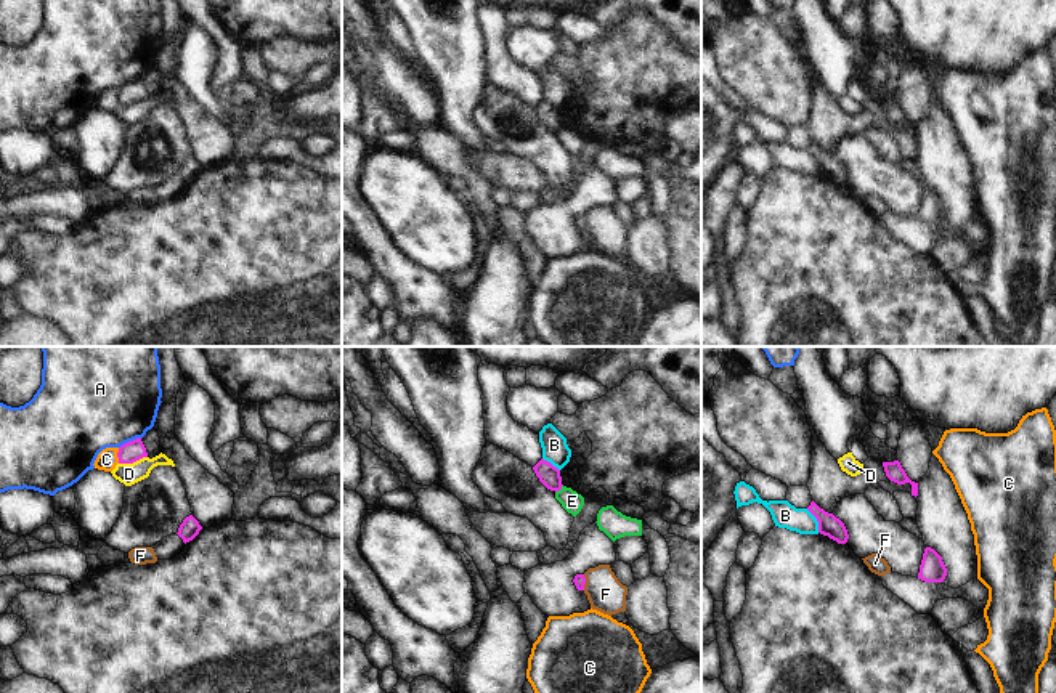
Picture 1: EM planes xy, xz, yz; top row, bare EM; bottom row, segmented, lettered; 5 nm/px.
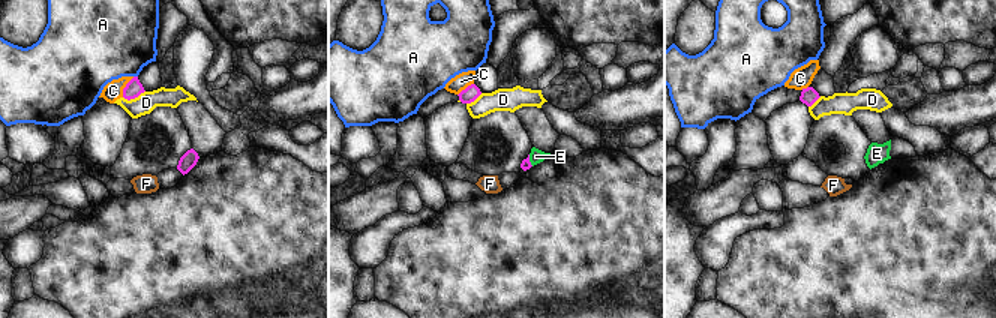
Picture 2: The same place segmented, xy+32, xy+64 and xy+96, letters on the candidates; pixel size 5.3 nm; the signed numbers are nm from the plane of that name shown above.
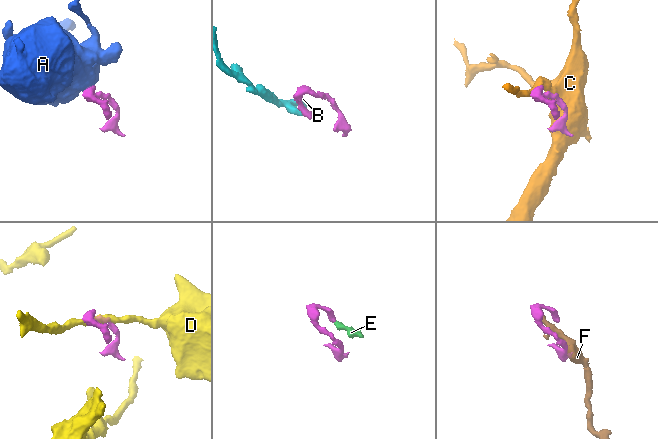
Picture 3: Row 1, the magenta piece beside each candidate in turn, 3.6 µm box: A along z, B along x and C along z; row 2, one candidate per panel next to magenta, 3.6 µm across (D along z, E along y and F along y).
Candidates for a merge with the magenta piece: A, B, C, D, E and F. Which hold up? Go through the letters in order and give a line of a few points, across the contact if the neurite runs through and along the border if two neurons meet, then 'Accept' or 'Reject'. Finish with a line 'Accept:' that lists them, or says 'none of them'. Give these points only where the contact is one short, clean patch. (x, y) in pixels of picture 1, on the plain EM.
A: Line: xy (140, 77), (125, 82), (119, 89). Reject
B: Line: yz (806, 149), (816, 159), (819, 172). Reject
C: Reject
D: Line: xy (146, 97), (119, 105). Reject
E: Line: xz (562, 125), (556, 133). Reject
F: Line: xz (583, 215), (584, 230). Reject
Accept: none of them

